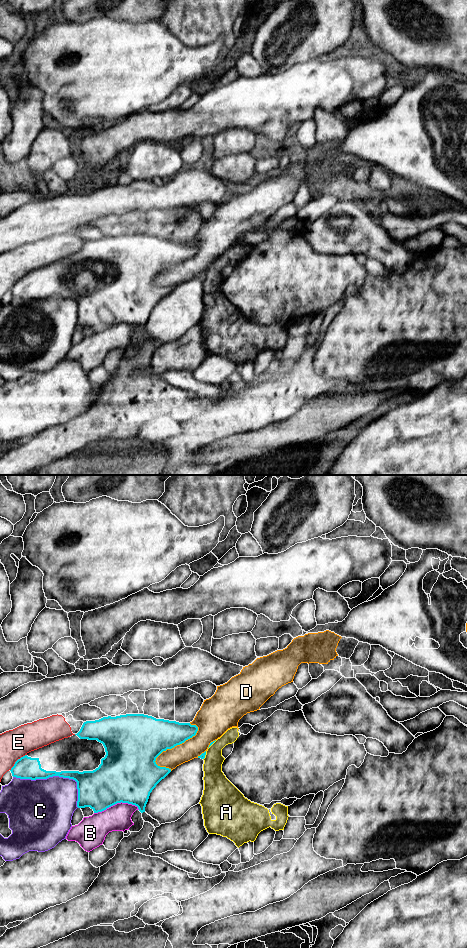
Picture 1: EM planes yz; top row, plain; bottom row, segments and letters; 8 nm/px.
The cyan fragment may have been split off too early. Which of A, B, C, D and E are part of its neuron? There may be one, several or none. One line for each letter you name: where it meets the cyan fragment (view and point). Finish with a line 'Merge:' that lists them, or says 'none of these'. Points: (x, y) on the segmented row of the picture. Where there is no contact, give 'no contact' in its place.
Merge: none of these

